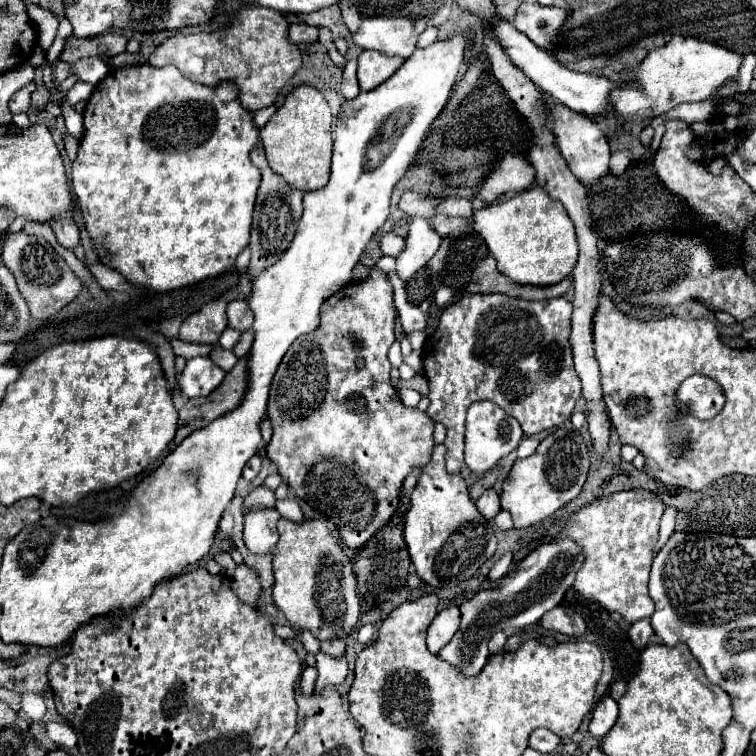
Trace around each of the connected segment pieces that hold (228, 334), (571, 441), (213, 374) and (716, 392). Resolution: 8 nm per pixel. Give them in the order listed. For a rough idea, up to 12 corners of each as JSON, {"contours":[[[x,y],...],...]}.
{"contours":[[[232,328],[222,332],[218,344],[234,350],[242,332]],[[556,430],[502,482],[514,528],[534,526],[578,496],[588,448]],[[208,356],[186,362],[180,390],[188,398],[208,396],[226,372]],[[687,378],[674,398],[694,418],[714,418],[725,404],[719,384]]]}

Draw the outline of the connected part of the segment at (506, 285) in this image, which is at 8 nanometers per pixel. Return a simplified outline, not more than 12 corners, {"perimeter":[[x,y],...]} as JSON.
{"perimeter":[[482,258],[466,290],[500,292],[520,300],[564,296],[570,278],[548,288],[516,284]]}

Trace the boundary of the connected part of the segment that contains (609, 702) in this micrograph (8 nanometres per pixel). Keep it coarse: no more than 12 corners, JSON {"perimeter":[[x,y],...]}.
{"perimeter":[[610,696],[598,702],[590,734],[598,742],[614,726],[618,704]]}

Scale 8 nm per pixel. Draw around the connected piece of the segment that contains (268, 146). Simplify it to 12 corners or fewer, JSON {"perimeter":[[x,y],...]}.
{"perimeter":[[300,86],[260,128],[270,168],[300,192],[324,188],[332,114]]}

